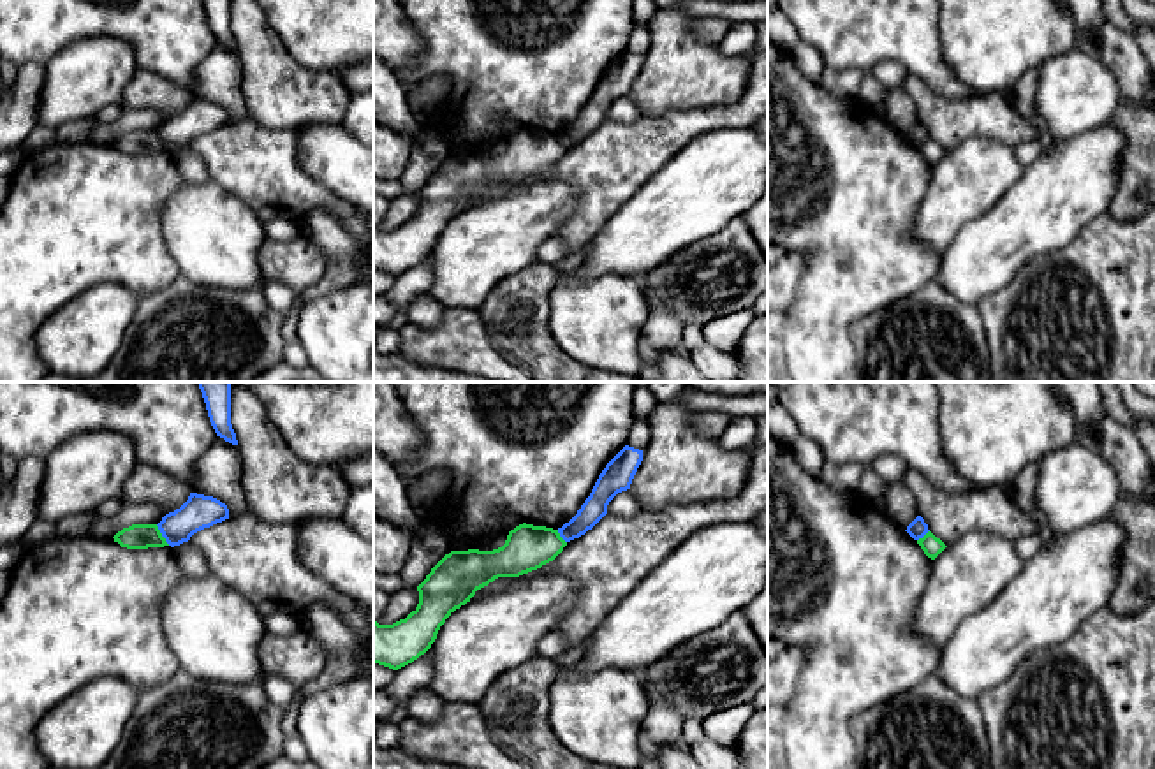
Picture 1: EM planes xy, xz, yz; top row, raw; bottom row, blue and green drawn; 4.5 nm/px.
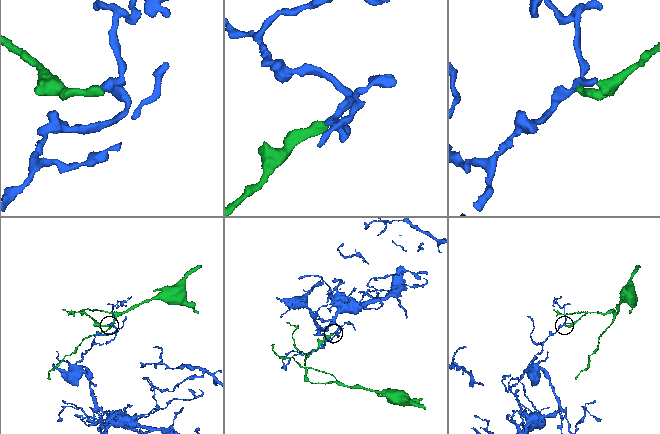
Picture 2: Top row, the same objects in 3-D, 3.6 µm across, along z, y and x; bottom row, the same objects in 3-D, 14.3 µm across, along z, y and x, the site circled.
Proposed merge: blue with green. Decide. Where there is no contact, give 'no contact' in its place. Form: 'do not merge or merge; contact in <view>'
do not merge; contact in xy

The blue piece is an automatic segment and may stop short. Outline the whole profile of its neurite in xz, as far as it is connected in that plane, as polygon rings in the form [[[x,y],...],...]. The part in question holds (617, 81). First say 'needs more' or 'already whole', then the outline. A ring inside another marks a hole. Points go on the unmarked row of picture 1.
already whole | [[[625,51],[602,76],[590,102],[578,120],[558,134],[565,148],[579,144],[592,135],[606,120],[609,107],[622,97],[630,95],[632,84],[643,67],[643,56]]]

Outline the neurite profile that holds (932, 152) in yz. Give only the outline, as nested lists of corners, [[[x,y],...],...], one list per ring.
[[[928,137],[923,144],[917,146],[924,160],[935,165],[947,151],[937,144],[931,137]]]

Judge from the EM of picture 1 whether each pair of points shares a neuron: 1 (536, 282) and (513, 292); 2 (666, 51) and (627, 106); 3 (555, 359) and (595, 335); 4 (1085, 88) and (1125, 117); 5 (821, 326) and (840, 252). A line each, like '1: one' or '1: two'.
1: one
2: two
3: two
4: two
5: one

